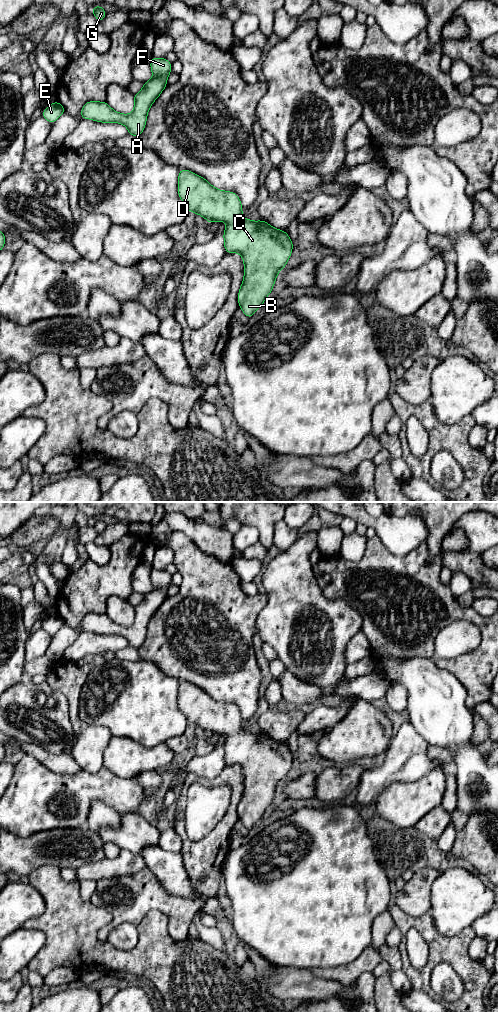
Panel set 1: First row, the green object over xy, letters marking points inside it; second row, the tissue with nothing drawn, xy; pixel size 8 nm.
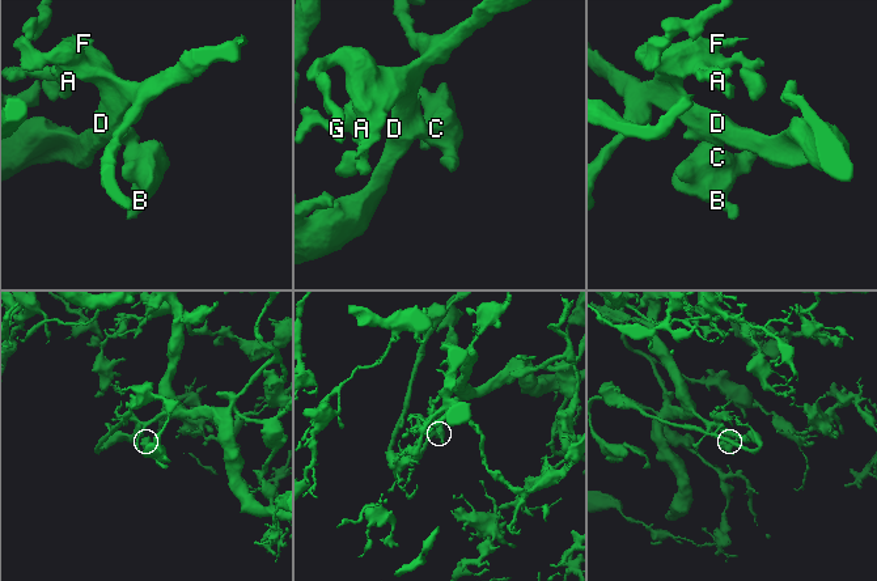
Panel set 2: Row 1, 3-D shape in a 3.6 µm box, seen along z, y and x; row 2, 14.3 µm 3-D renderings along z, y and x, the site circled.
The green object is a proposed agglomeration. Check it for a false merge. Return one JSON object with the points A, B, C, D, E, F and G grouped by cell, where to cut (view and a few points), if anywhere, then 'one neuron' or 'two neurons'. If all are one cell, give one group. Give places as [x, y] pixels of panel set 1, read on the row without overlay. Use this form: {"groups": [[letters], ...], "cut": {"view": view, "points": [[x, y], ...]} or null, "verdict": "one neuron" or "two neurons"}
{"groups": [["A", "B", "C", "D", "E", "F", "G"]], "cut": null, "verdict": "one neuron"}

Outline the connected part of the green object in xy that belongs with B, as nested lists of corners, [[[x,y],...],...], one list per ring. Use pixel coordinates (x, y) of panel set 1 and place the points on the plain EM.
[[[180,681],[178,688],[178,707],[185,715],[187,722],[204,729],[208,735],[223,733],[227,735],[224,742],[224,760],[226,765],[239,765],[244,774],[244,790],[238,804],[238,816],[243,825],[250,831],[253,826],[263,817],[267,808],[271,805],[277,786],[286,778],[290,771],[293,754],[286,743],[272,739],[263,732],[252,733],[242,728],[243,718],[240,710],[234,704],[218,702],[203,689],[186,681]]]

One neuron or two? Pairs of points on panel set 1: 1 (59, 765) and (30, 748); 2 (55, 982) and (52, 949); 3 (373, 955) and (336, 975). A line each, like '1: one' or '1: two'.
1: one
2: two
3: one

